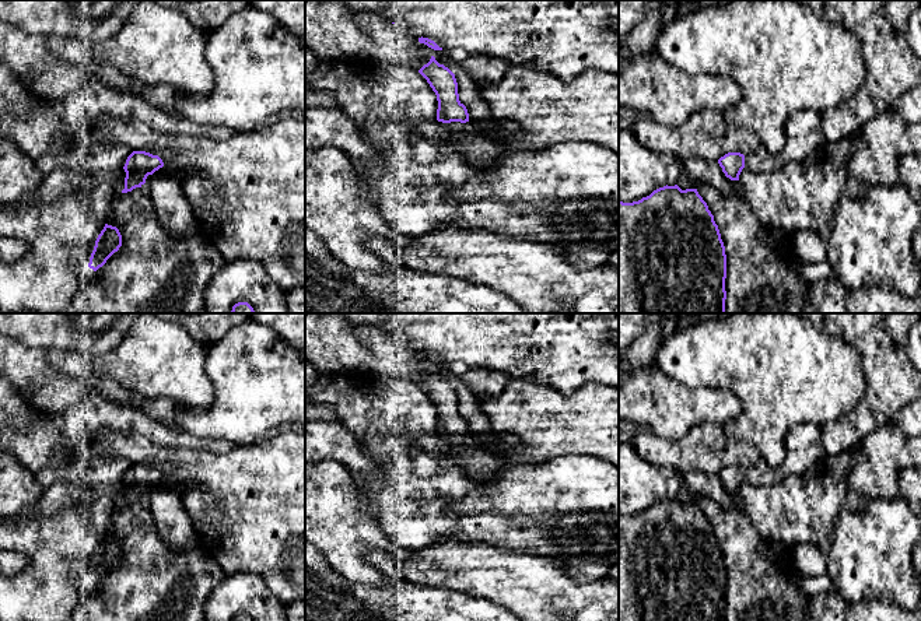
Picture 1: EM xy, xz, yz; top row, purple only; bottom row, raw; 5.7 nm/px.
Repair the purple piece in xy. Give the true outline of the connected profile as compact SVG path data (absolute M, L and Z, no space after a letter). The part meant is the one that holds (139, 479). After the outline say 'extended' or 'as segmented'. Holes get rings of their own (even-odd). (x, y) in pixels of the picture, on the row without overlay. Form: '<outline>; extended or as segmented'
M133 464L123 480L126 485L125 502L122 506L132 505L136 501L141 501L146 497L148 488L164 480L162 473L158 469L153 469L146 464Z; as segmented

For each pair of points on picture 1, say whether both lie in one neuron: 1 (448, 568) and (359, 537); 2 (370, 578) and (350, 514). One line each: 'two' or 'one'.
1: two
2: one

